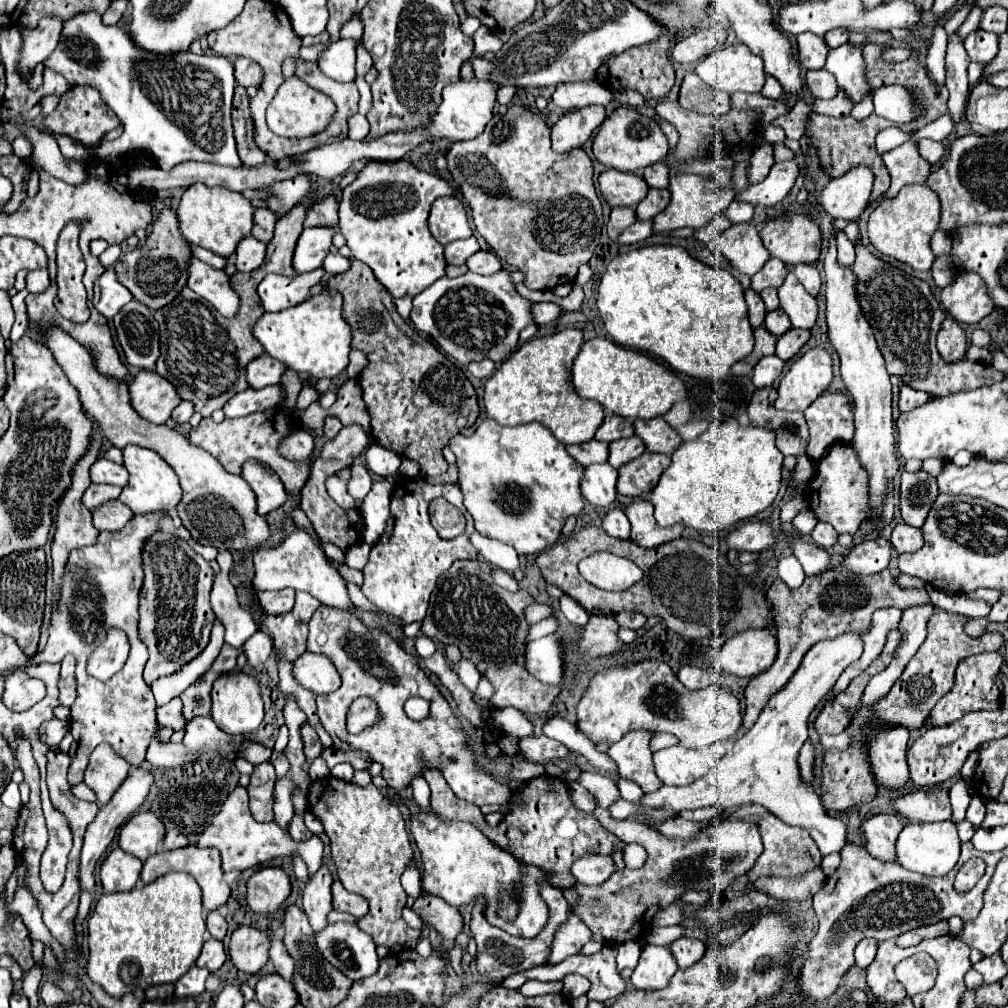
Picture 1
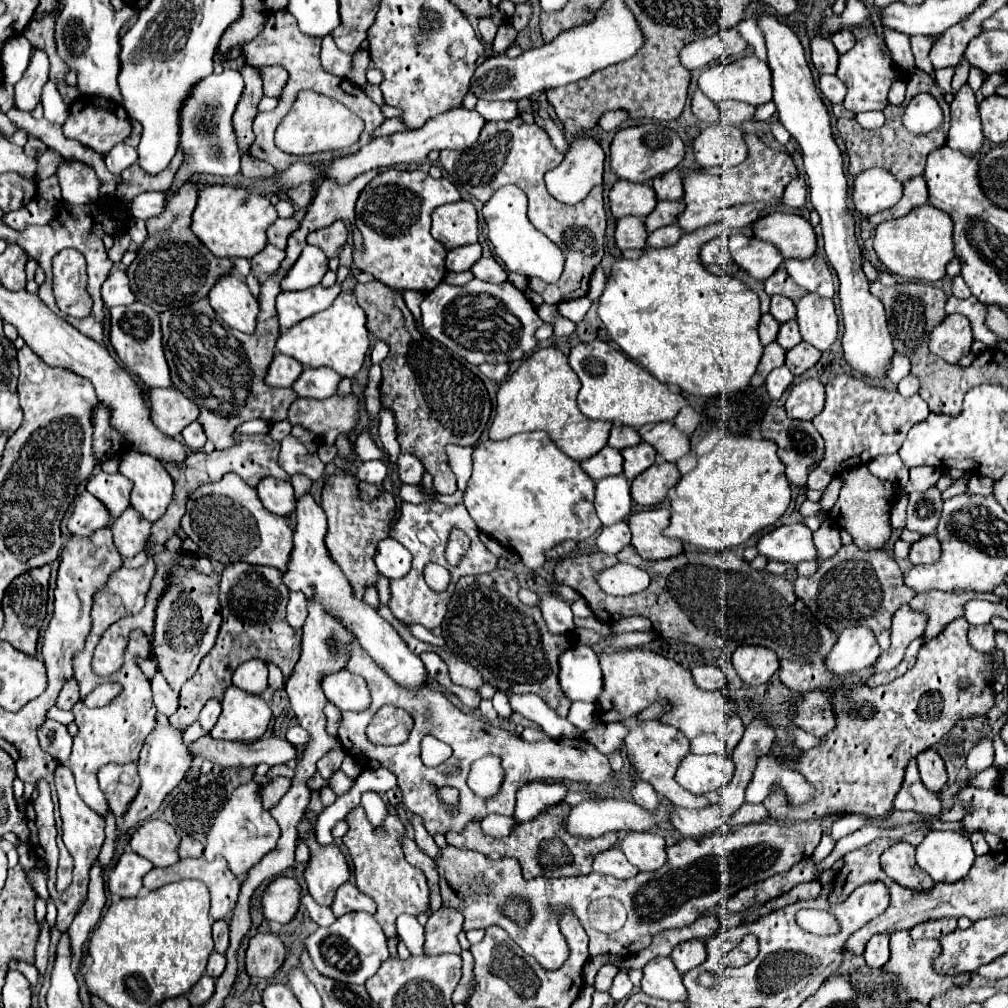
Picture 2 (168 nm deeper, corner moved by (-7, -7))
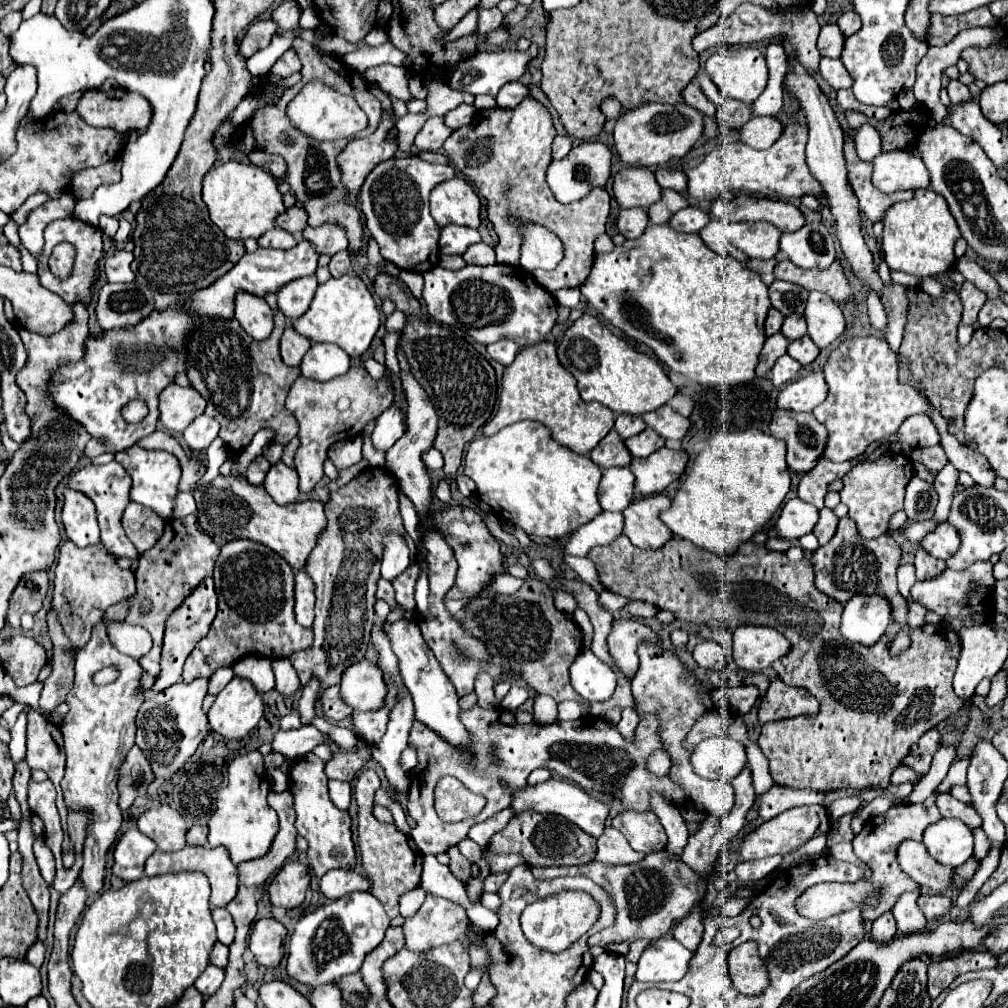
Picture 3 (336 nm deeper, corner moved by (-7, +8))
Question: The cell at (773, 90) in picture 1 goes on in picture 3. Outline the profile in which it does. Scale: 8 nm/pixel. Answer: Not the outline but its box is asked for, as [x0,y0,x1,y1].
[715,99,751,133]

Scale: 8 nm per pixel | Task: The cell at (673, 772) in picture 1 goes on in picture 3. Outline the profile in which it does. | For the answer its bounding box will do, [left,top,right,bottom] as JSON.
[691,737,747,781]

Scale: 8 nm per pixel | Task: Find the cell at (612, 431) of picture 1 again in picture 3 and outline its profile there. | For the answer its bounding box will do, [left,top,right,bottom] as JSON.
[615,415,645,439]

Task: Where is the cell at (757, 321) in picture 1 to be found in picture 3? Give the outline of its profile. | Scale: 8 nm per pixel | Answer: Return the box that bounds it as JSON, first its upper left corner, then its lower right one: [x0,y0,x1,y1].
[765,309,783,337]

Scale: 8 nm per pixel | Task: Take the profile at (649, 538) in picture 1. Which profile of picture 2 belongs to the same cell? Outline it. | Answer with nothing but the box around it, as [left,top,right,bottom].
[627,508,683,560]

